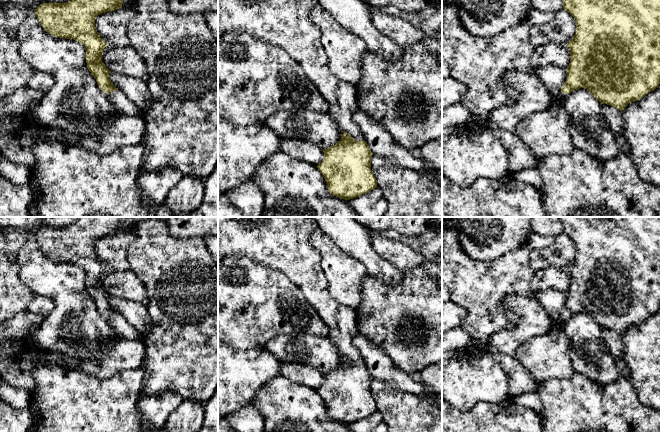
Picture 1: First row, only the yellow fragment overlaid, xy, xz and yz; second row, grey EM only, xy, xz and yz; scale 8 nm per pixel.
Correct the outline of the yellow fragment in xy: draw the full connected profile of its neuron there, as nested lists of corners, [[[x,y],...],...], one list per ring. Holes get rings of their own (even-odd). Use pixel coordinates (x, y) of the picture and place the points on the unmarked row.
[[[79,217],[79,219],[66,227],[42,227],[35,233],[35,238],[39,244],[41,250],[46,256],[54,261],[73,263],[84,269],[86,277],[85,283],[87,287],[87,292],[91,298],[95,301],[99,312],[106,318],[117,315],[118,313],[112,308],[109,303],[109,298],[111,295],[105,290],[102,285],[102,276],[108,270],[107,267],[100,261],[95,251],[95,244],[98,239],[114,235],[122,231],[123,224],[119,217]]]

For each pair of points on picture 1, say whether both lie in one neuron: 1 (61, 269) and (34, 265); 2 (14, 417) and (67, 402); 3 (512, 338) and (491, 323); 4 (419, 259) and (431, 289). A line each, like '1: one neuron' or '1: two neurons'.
1: one neuron
2: two neurons
3: two neurons
4: two neurons

